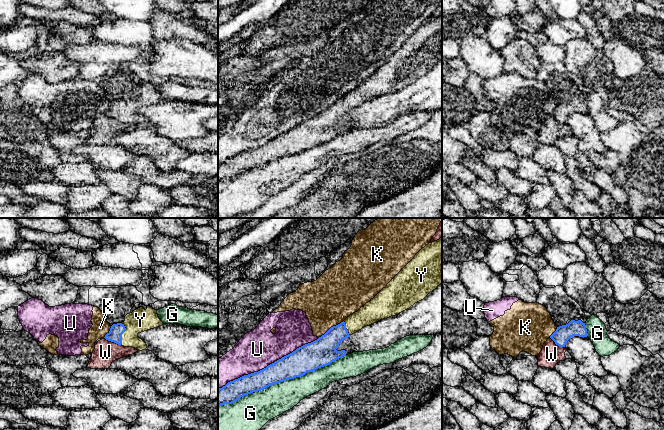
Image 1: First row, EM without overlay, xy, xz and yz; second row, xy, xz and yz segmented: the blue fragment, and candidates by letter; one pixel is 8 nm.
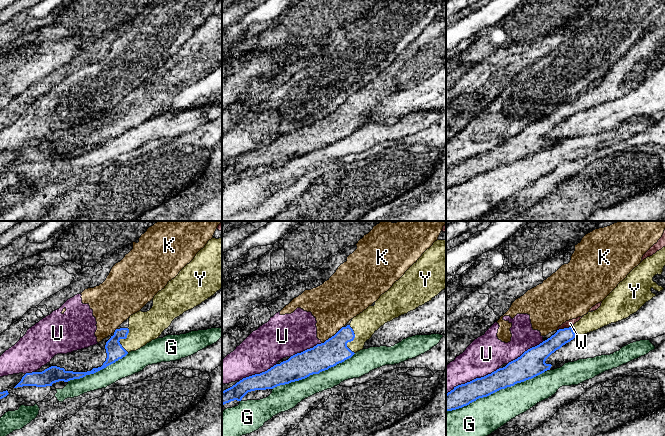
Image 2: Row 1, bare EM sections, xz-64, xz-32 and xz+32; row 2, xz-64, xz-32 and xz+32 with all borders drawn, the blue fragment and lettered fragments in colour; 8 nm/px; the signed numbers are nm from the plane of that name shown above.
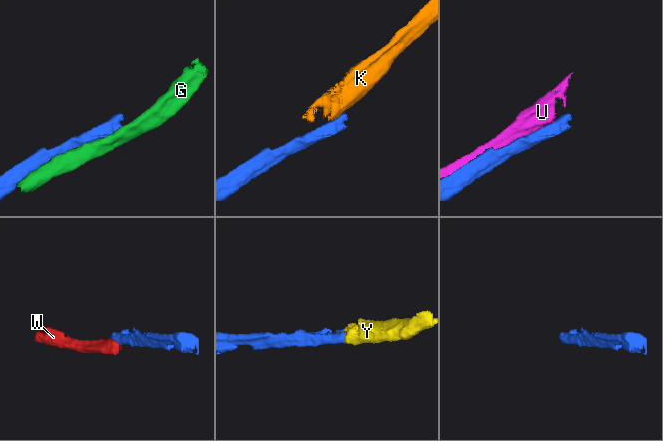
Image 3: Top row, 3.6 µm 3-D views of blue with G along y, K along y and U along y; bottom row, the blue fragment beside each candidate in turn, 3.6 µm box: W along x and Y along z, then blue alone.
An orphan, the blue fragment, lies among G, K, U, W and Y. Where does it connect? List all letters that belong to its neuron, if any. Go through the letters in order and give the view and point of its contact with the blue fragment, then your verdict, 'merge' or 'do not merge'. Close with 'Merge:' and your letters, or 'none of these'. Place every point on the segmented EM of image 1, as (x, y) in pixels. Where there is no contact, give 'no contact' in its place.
G: contact xz (300, 376); do not merge
K: contact xz (331, 327); do not merge
U: contact xz (268, 365); do not merge
W: contact xy (113, 341); do not merge
Y: contact xy (122, 333); merge
Merge: Y

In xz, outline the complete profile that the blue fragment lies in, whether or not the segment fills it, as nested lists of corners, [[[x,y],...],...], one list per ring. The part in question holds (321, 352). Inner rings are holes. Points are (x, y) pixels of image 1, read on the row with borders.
[[[442,237],[422,248],[415,257],[383,288],[370,302],[366,303],[357,312],[347,317],[340,324],[331,327],[317,340],[297,348],[292,353],[282,357],[266,368],[228,382],[218,389],[218,406],[232,404],[241,397],[253,392],[261,391],[273,384],[280,383],[307,372],[327,366],[346,355],[345,350],[337,351],[339,344],[350,335],[362,328],[380,320],[409,309],[415,303],[423,300],[430,292],[442,283]]]

